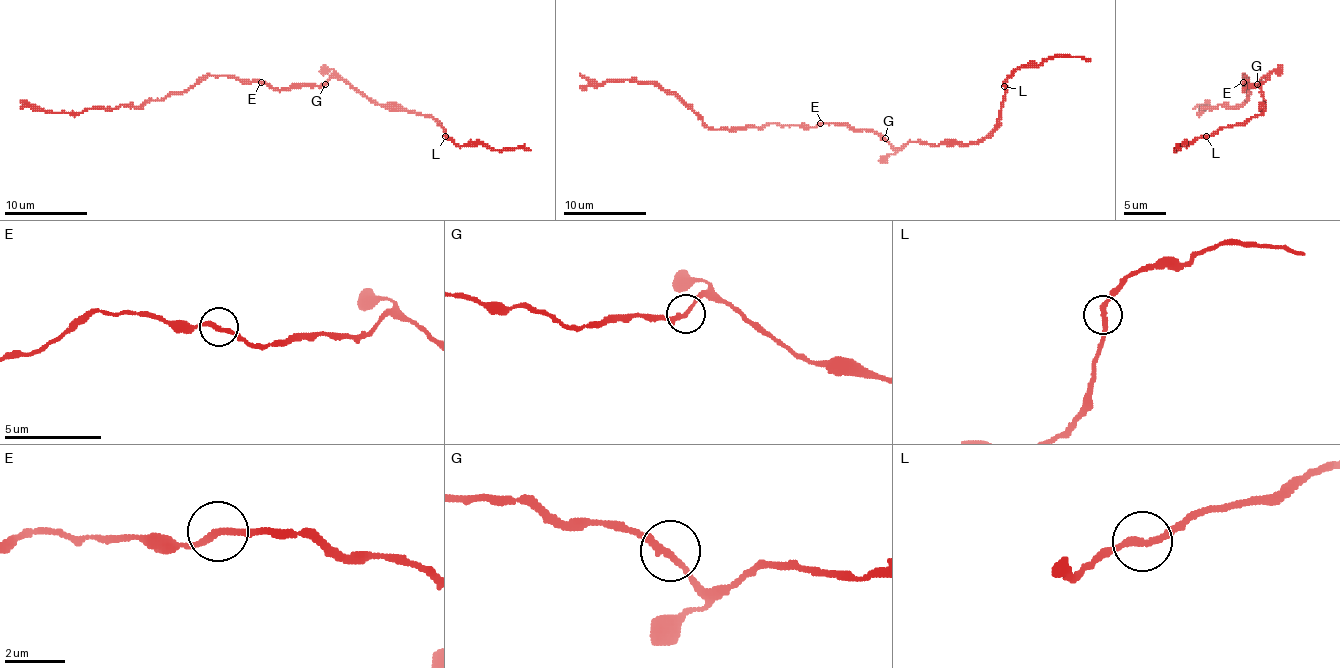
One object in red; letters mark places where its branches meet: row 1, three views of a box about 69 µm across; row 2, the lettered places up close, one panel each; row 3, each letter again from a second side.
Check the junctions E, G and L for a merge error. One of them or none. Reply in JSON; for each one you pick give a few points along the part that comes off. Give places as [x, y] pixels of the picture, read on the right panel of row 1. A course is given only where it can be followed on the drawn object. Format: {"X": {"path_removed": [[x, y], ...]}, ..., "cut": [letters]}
{"cut": []}

